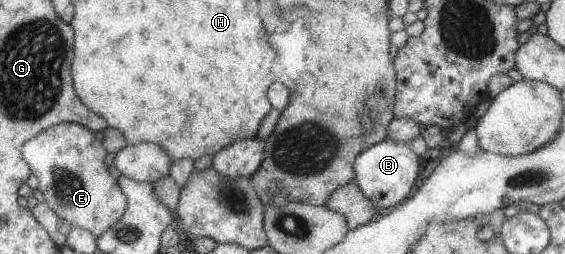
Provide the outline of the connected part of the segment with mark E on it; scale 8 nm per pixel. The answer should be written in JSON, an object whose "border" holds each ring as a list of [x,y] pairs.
{"border":[[[62,123],[58,126],[50,126],[44,130],[38,138],[32,138],[22,148],[22,158],[28,162],[32,174],[38,181],[37,189],[42,193],[47,208],[56,214],[59,222],[85,228],[95,234],[102,236],[110,230],[110,226],[121,220],[122,213],[127,208],[126,196],[120,192],[117,180],[108,172],[104,158],[108,151],[103,142],[96,138],[93,130],[78,123]]]}

